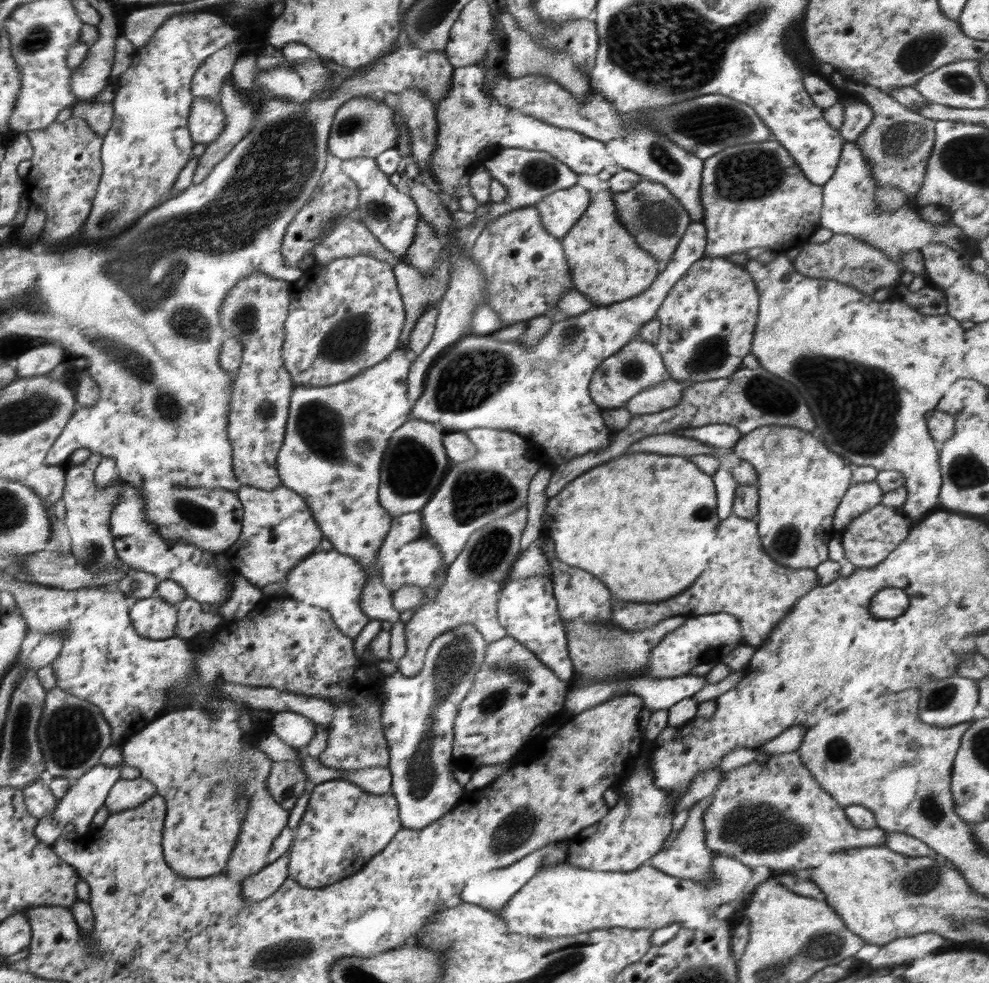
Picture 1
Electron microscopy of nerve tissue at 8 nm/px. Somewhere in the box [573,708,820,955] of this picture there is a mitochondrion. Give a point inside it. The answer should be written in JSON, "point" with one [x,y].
{"point":[748,828]}

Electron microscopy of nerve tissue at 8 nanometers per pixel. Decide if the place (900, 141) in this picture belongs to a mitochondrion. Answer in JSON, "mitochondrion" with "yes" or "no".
{"mitochondrion":"yes"}

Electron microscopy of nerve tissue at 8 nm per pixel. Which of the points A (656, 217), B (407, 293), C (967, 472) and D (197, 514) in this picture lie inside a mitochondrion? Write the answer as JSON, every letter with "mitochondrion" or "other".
{"A":"mitochondrion","B":"other","C":"mitochondrion","D":"mitochondrion"}

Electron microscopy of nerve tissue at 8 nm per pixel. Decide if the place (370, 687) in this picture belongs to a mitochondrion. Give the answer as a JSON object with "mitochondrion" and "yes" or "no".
{"mitochondrion":"no"}

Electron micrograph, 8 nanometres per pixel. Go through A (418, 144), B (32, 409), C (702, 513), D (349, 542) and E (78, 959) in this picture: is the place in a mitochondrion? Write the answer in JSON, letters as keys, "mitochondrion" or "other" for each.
{"A":"other","B":"mitochondrion","C":"mitochondrion","D":"other","E":"other"}

